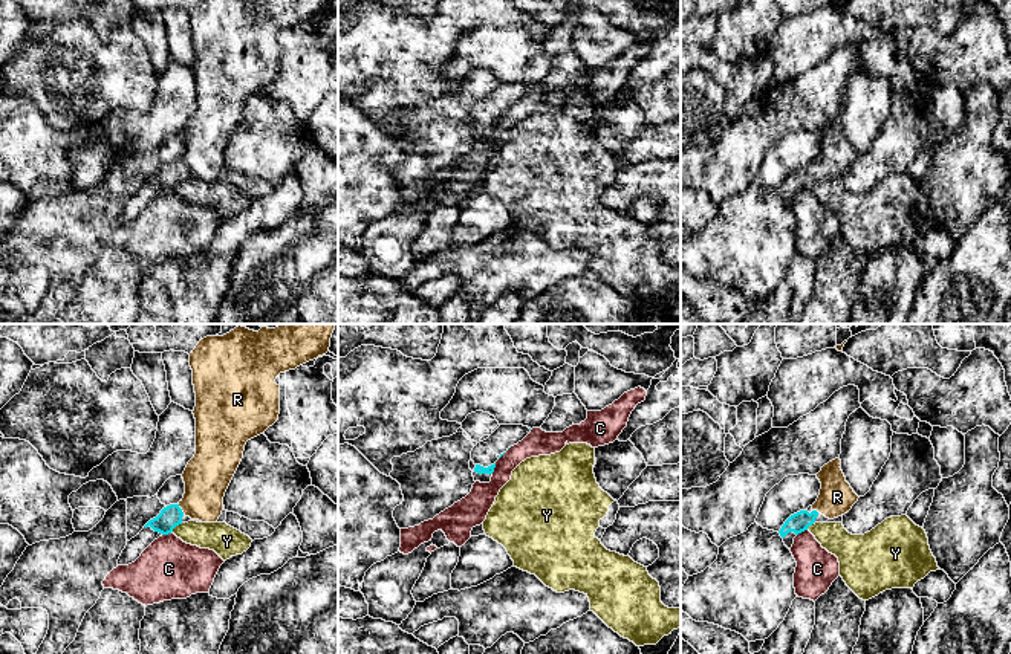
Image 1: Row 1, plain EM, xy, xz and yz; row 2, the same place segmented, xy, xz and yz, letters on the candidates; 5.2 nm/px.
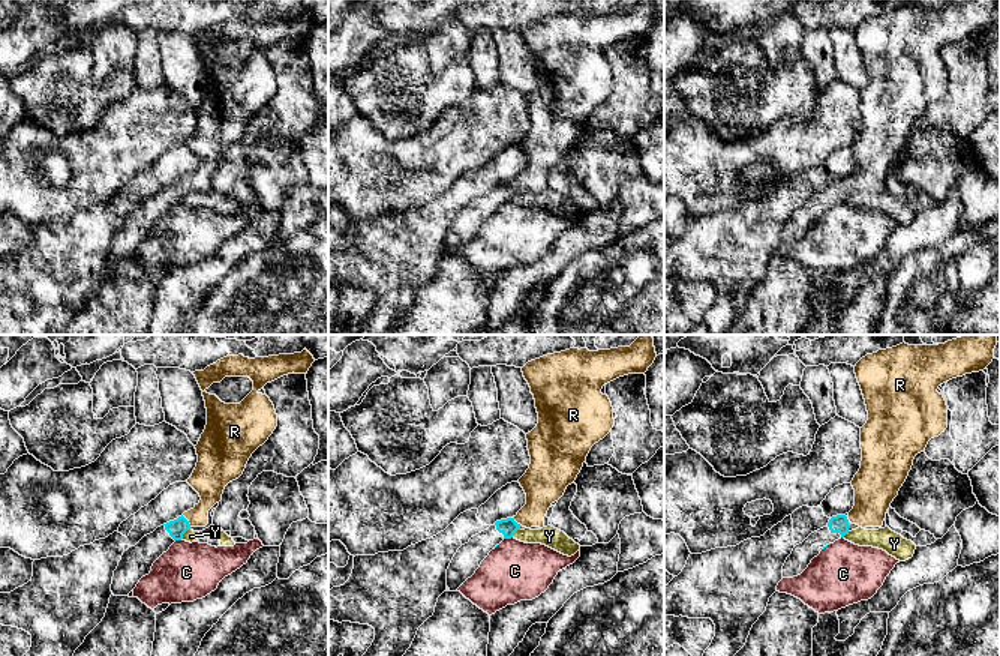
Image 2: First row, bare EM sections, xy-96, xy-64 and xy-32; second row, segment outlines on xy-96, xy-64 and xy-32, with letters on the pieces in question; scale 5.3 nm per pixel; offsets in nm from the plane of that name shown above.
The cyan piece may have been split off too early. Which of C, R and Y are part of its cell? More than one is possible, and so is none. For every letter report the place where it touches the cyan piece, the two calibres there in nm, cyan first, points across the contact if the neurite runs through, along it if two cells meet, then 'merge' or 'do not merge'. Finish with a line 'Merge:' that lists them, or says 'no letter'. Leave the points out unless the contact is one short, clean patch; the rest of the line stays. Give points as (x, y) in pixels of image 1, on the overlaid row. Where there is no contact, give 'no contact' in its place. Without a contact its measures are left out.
C: meets cyan in xz at (494, 466); 50 nm thick on the cyan side, 150 nm on the other; border along xz (496, 463), (491, 472); do not merge
R: meets cyan in xy at (181, 509); 120 nm thick on the cyan side, 240 nm on the other; merge
Y: meets cyan in xy at (176, 524); 120 nm thick on the cyan side, 160 nm on the other; border along xy (182, 523), (172, 530); do not merge
Merge: R

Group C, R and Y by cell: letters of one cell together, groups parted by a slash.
C / R / Y

